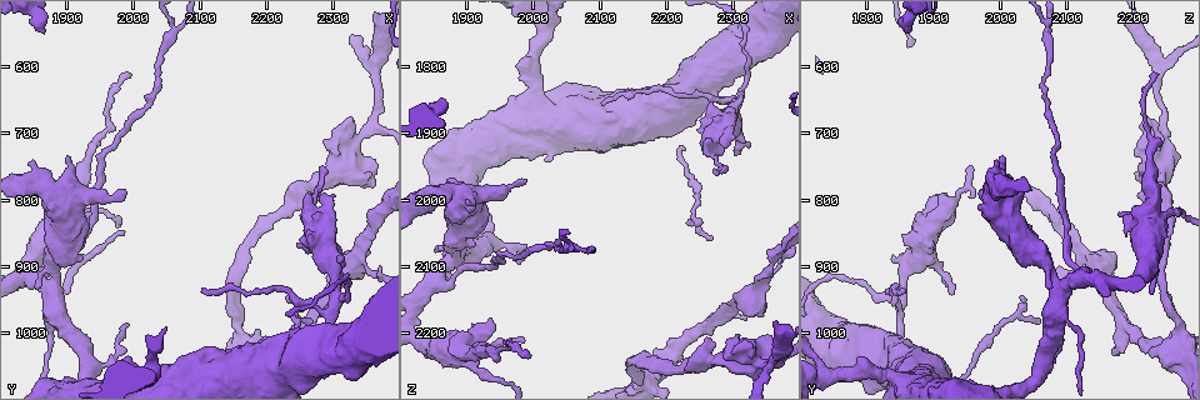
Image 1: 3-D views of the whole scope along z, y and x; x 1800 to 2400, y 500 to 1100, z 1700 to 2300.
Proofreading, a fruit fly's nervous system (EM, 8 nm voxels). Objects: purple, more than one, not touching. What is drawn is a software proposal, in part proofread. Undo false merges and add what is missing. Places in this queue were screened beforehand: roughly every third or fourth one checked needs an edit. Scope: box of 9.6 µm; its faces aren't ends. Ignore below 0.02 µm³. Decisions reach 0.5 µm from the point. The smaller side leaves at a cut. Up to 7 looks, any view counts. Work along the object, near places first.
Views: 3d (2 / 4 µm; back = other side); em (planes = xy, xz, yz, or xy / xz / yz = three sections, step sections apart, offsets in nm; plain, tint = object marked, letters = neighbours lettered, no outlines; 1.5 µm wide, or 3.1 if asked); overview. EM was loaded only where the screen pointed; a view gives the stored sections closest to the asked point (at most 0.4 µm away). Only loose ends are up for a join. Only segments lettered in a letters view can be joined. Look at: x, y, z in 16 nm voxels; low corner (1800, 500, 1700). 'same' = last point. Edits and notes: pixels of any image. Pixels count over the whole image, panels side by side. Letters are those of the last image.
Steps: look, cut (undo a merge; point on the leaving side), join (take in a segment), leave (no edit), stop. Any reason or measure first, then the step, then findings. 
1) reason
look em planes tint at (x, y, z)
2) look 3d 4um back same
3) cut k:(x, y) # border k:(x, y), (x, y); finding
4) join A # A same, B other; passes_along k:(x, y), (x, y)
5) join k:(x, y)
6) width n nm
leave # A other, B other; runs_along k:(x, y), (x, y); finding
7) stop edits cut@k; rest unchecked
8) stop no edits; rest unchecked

stops while still wide
look 3d 2um at (1940, 815, 2175)

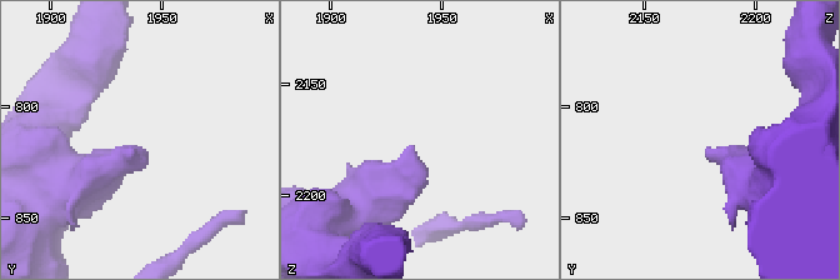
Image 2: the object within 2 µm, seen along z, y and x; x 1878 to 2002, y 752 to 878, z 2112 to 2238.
look em yz step 4 letters at (1935, 820, 2179)

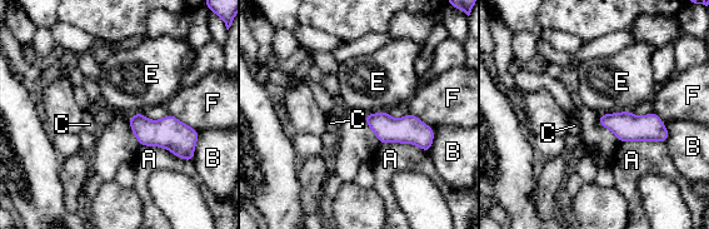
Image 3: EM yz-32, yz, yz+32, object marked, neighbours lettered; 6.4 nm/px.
leave # A other, B other, C other, E other, F other; border 3:(632, 110), (599, 114); none of them fits

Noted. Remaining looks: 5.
end of a long branch
look 3d 2um at (2105, 930, 1855)

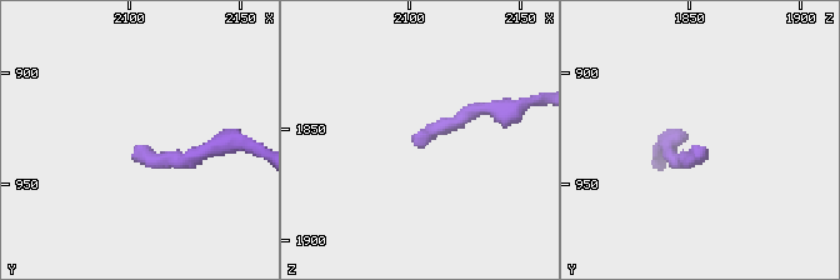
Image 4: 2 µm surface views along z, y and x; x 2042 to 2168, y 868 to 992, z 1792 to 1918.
look em planes letters at (2103, 934, 1854)

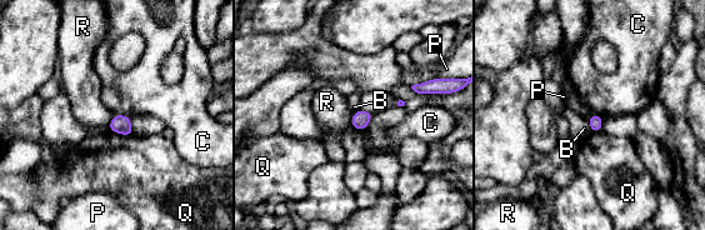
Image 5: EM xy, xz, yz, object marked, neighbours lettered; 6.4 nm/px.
leave # B other, C other, P other, Q other, R other; border 5:(114, 114), (106, 126); none of them fits

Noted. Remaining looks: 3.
branch stops here
look 3d 4um at (2325, 680, 2215)

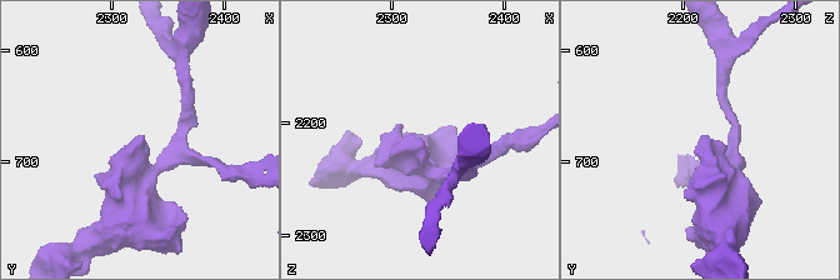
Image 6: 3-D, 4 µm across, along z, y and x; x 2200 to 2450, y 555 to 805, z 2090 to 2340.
look em planes letters at (2324, 678, 2216)

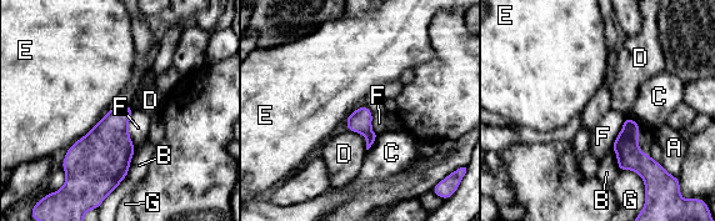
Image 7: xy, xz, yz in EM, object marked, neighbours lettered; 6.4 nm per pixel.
leave # A other, B other, C other, D other, E other, F other, G other; border 7:(108, 111), (65, 150); none of them fits

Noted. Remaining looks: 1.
stop no edits; rest unchecked

